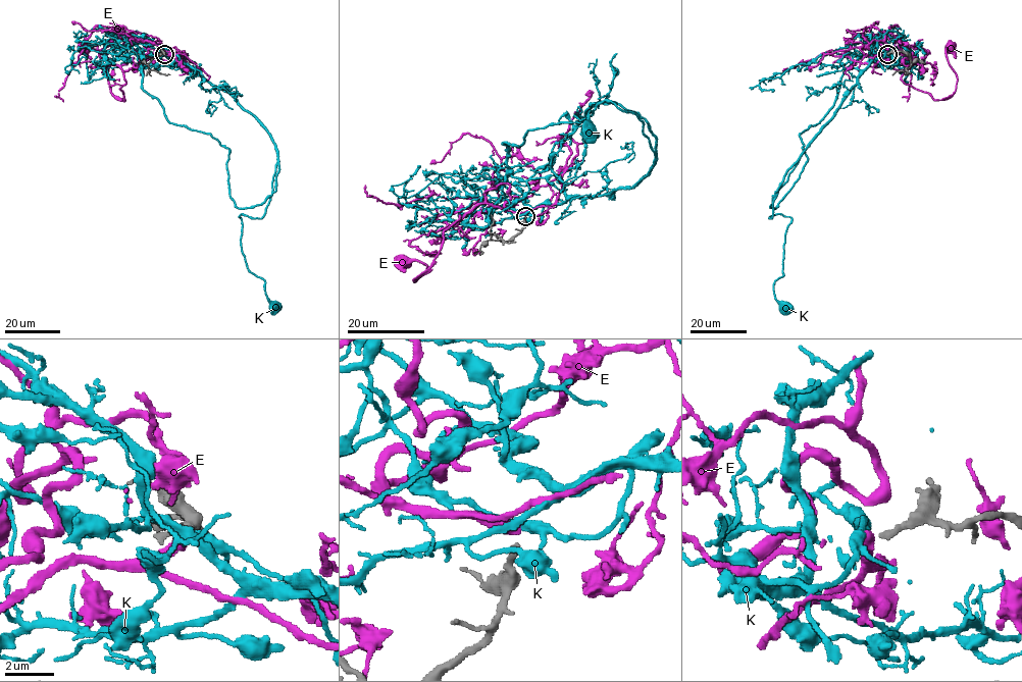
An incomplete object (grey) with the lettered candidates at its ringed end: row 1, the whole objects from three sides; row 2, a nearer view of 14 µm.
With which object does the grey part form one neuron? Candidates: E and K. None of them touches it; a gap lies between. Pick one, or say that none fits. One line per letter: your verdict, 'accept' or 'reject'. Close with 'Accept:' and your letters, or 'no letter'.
E: accept
K: reject
Accept: E

